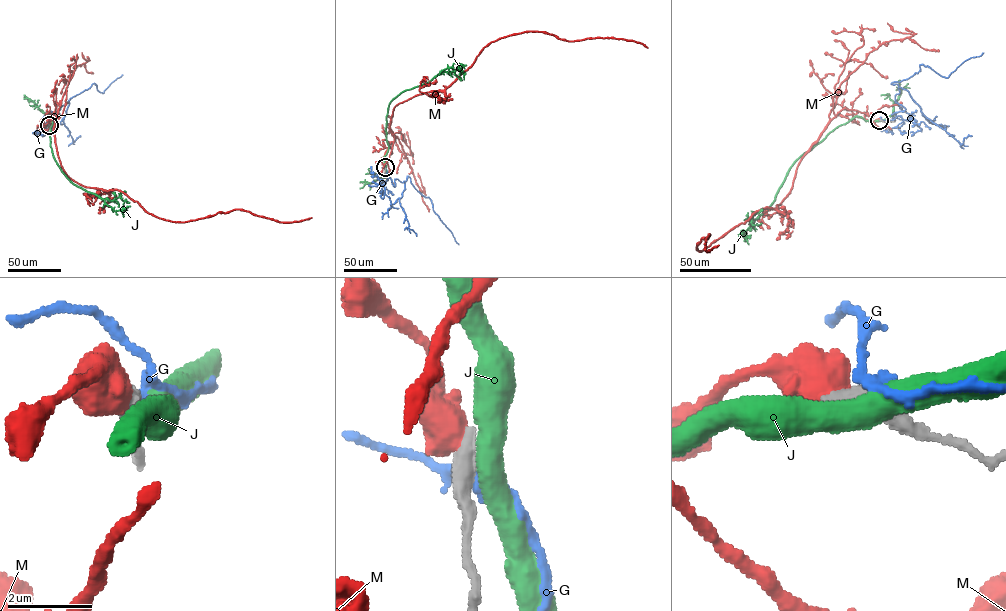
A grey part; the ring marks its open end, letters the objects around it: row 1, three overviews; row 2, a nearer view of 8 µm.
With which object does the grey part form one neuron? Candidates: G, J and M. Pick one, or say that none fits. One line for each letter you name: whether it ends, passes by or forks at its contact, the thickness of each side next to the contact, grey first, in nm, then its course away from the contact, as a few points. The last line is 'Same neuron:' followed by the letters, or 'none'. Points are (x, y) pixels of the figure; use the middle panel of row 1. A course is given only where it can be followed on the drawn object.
Same neuron: none

